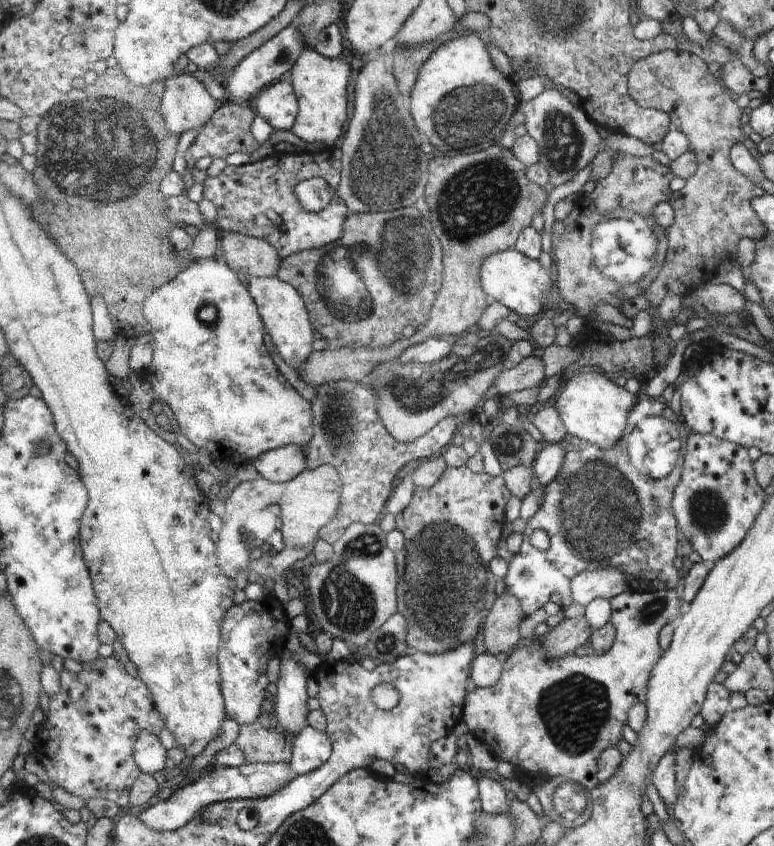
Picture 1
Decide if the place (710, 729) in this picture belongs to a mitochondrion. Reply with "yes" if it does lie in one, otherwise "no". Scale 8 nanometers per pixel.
no

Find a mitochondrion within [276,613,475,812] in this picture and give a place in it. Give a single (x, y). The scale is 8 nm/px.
(384, 644)

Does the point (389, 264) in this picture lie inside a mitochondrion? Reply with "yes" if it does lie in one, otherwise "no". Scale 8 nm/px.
yes

